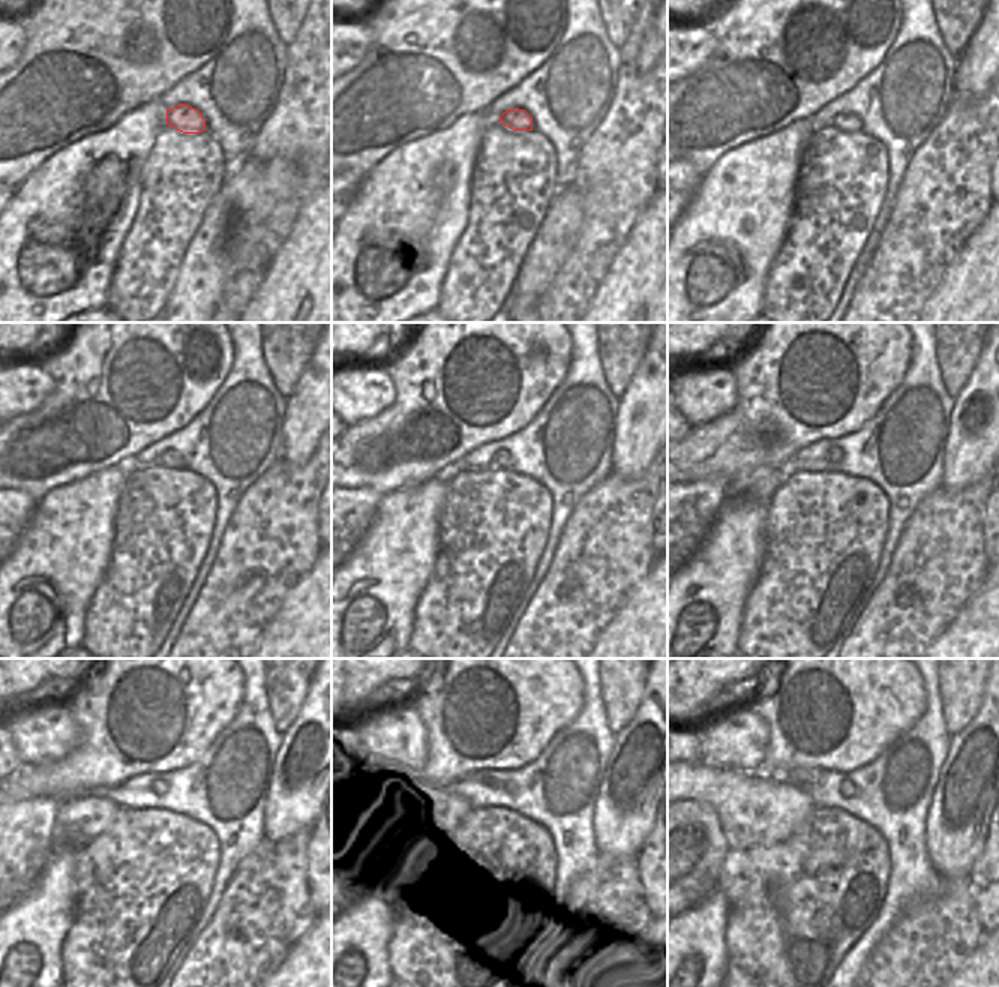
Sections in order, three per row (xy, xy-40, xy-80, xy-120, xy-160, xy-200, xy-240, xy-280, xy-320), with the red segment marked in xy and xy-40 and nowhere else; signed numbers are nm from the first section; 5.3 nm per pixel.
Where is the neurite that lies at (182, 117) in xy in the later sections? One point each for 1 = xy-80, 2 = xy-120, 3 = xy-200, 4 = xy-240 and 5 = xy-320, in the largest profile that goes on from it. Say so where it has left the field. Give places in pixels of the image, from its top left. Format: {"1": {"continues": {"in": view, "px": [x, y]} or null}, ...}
{"1": {"continues": {"in": "xy-80", "px": [845, 122]}}, "2": {"continues": {"in": "xy-120", "px": [152, 453]}}, "3": {"continues": {"in": "xy-200", "px": [821, 449]}}, "4": {"continues": {"in": "xy-240", "px": [146, 780]}}, "5": {"continues": {"in": "xy-320", "px": [803, 774]}}}

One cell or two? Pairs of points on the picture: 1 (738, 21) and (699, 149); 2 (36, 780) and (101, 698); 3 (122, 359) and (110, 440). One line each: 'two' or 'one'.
1: one
2: one
3: one

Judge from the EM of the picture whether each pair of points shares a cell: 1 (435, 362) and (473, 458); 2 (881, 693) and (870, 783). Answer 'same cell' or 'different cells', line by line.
1: different cells
2: different cells

